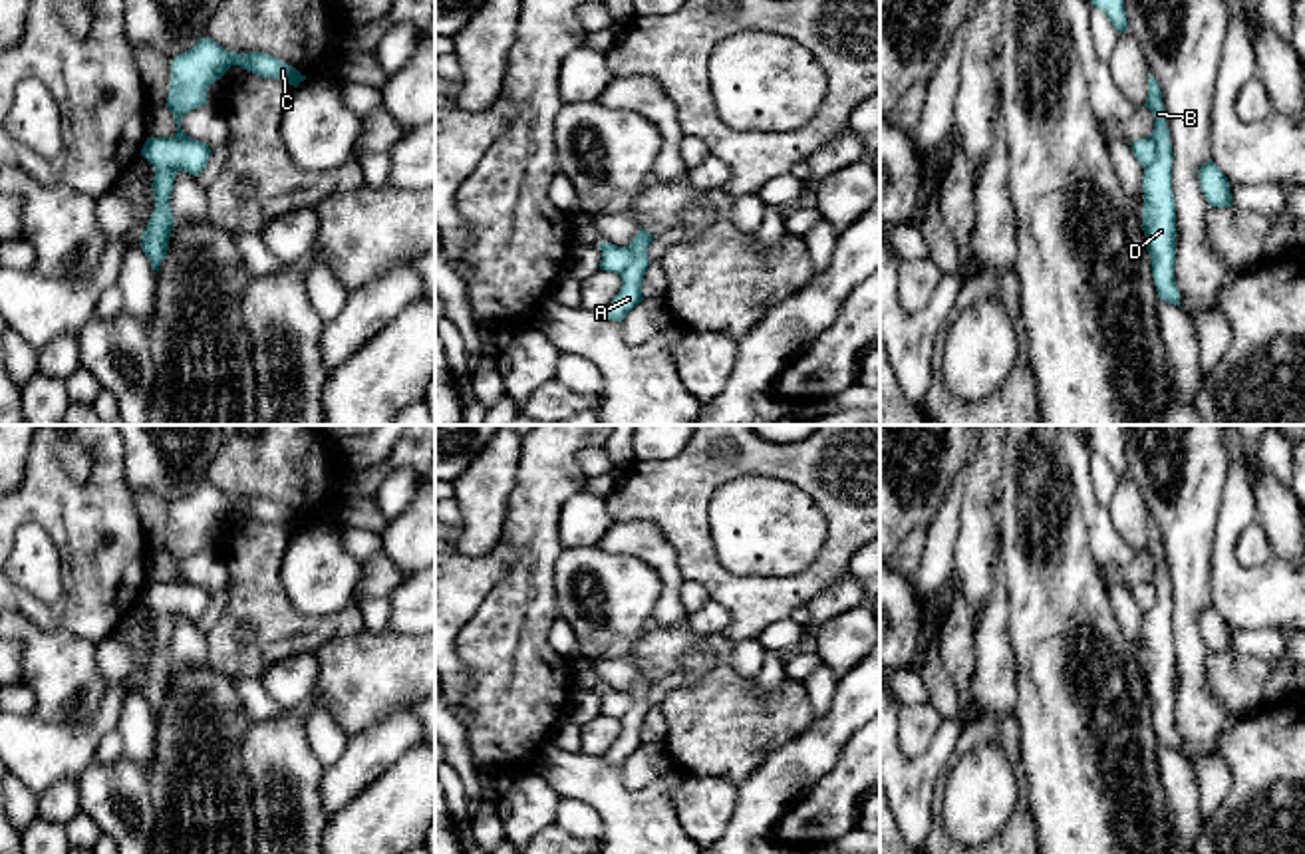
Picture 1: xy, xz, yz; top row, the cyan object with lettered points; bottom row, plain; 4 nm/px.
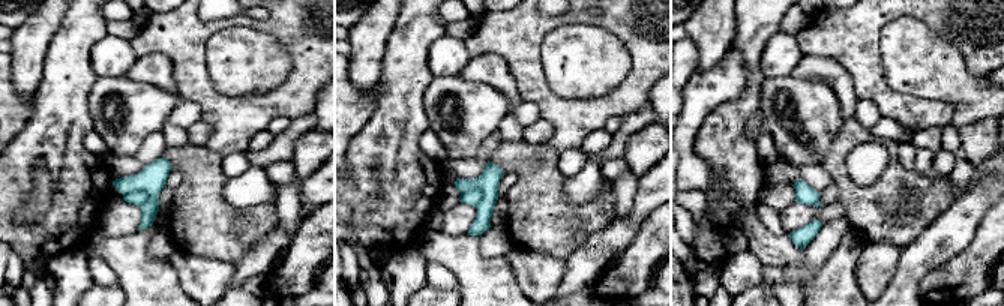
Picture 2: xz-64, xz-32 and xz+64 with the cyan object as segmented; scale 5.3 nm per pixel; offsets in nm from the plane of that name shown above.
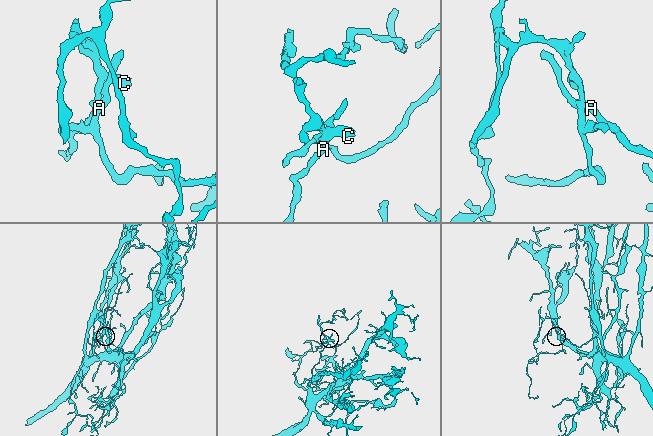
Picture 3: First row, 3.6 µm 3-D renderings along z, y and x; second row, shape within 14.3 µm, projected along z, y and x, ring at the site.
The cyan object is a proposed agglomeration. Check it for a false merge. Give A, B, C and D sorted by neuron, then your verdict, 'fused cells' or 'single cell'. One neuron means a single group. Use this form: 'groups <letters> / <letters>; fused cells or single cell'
groups A / B C D; fused cells

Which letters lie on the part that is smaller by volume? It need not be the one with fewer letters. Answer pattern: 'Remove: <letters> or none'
Remove: B, C, D

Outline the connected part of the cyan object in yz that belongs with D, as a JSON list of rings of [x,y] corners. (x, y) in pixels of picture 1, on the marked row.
[[[1150,73],[1148,97],[1144,103],[1154,115],[1150,139],[1154,161],[1144,169],[1144,211],[1142,226],[1146,250],[1152,264],[1152,278],[1160,300],[1180,306],[1180,292],[1174,278],[1176,266],[1176,203],[1172,193],[1172,143],[1158,81]]]

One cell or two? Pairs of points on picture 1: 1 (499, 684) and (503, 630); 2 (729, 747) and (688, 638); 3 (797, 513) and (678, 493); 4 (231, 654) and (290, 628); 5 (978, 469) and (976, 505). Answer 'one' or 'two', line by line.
1: one
2: one
3: two
4: one
5: one

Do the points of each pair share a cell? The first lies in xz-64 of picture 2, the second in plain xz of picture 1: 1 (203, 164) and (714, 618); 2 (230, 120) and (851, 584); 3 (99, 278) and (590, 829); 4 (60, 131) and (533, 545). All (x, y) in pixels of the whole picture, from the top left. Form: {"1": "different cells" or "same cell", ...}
{"1": "different cells", "2": "different cells", "3": "same cell", "4": "same cell"}

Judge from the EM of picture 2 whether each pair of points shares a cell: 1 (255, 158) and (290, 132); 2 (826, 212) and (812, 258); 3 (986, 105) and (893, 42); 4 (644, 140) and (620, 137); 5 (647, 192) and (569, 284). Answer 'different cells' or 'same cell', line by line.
1: same cell
2: different cells
3: same cell
4: different cells
5: same cell

